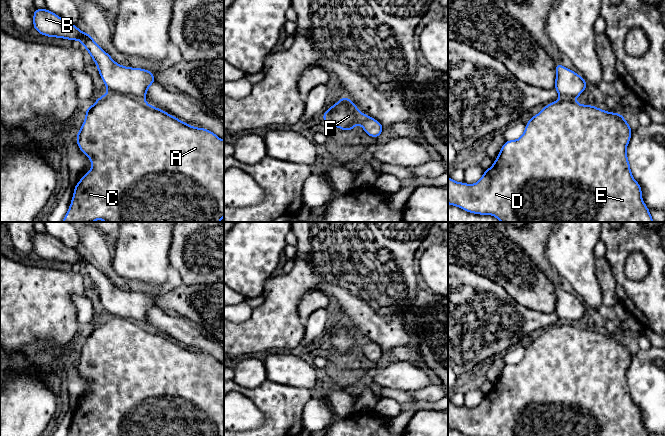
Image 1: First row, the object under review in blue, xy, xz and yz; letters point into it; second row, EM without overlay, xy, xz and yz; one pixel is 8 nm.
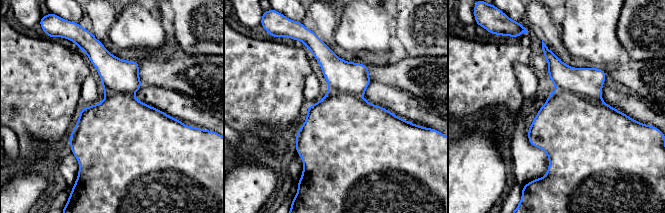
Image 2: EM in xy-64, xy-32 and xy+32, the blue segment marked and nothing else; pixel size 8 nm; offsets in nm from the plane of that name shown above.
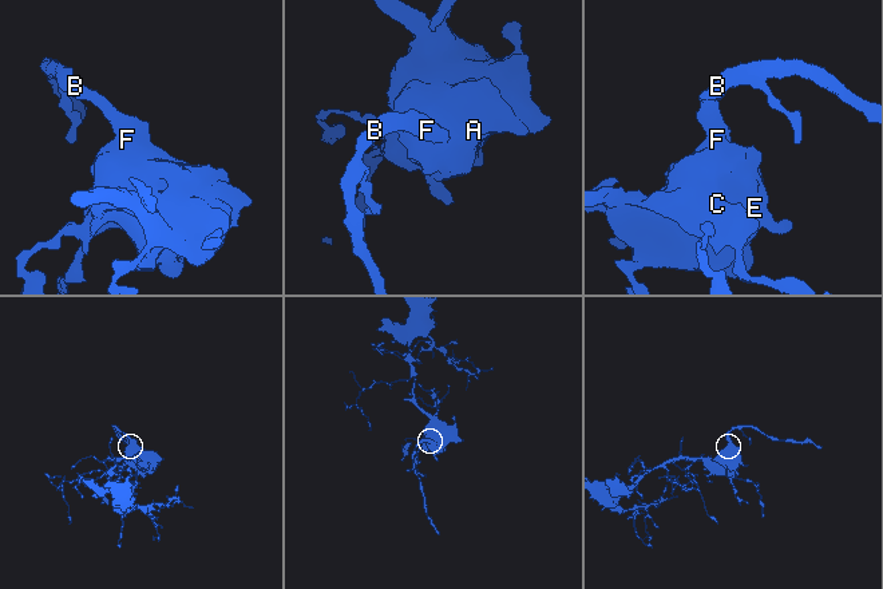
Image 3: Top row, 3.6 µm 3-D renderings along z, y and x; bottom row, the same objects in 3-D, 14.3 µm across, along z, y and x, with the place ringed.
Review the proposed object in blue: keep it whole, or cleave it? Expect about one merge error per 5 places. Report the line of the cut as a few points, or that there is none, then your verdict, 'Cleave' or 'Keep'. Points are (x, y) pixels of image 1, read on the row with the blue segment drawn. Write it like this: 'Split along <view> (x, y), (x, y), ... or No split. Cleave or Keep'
No split. Keep

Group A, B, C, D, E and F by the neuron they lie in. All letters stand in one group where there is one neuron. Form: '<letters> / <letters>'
A B C D E F

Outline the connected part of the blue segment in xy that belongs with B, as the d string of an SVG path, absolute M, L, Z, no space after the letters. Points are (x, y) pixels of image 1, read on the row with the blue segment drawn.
M34 8L33 28L41 35L49 38L62 38L71 41L79 40L91 55L95 62L99 75L107 87L108 93L101 95L95 103L85 109L86 117L81 129L76 134L77 145L80 151L90 158L92 168L74 186L71 204L62 222L93 222L104 220L105 222L220 222L224 216L224 140L215 133L206 129L188 125L169 113L151 106L145 102L146 93L150 85L155 83L153 71L143 68L125 67L116 63L91 37L89 33L82 32L76 24L65 22L59 15L47 8Z

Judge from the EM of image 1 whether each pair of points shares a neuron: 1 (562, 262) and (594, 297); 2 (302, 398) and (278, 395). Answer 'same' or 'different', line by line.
1: same
2: same

